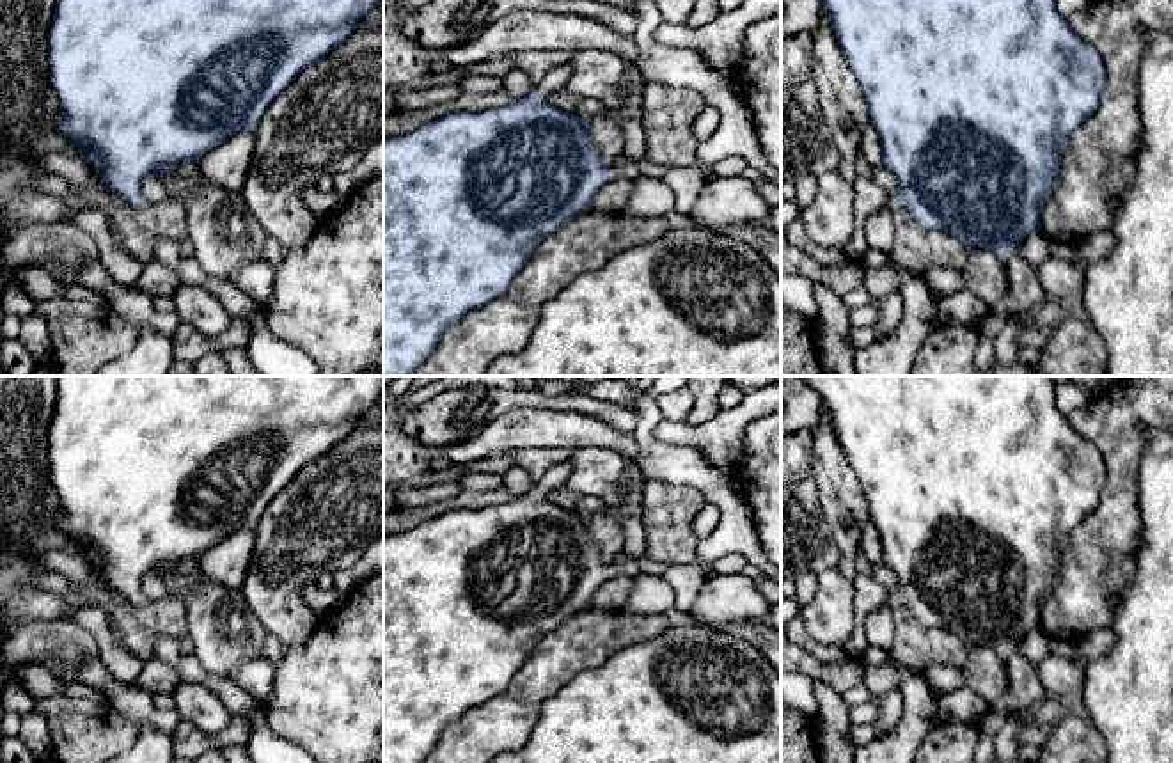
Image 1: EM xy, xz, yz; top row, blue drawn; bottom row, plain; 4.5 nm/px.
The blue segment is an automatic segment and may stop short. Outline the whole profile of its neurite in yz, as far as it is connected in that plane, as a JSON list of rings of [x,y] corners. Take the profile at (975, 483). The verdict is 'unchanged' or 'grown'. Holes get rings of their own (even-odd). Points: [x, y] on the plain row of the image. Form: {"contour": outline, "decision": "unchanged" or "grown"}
{"contour": [[[802,376],[829,410],[839,447],[855,472],[870,506],[870,520],[882,541],[884,564],[898,578],[898,593],[880,609],[905,605],[923,628],[939,628],[967,644],[994,648],[1001,657],[1019,651],[1022,639],[1042,626],[1043,600],[1058,580],[1059,557],[1072,531],[1098,506],[1107,470],[1098,449],[1082,438],[1068,417],[1056,408],[1052,376]]], "decision": "grown"}

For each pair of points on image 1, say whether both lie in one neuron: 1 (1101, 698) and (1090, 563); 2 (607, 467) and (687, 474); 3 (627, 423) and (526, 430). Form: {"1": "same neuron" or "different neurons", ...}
{"1": "different neurons", "2": "different neurons", "3": "different neurons"}

